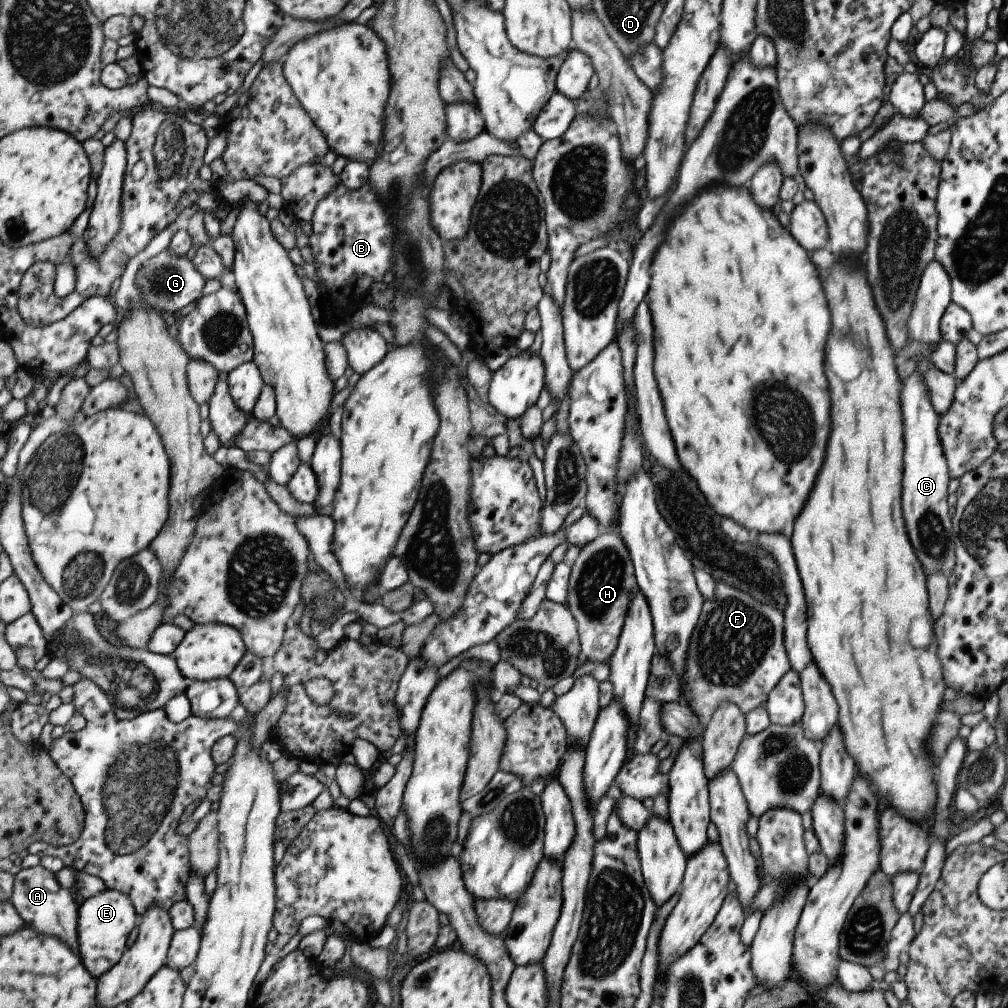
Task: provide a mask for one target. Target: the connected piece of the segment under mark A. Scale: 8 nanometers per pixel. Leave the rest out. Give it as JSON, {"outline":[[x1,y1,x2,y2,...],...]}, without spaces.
{"outline":[[40,864,20,869,13,877,12,895,9,902,23,919,25,926,47,937,64,942,81,960,77,942,77,917,79,906,69,889,64,889,56,881,55,875]]}

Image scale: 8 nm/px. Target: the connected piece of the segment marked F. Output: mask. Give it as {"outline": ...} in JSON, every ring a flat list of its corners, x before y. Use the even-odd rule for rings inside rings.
{"outline":[[717,582,713,596,702,602,687,647,686,671,681,678,681,694,692,713,705,725,721,701,736,704,744,715,755,707,764,707,769,691,789,669,781,612]]}

